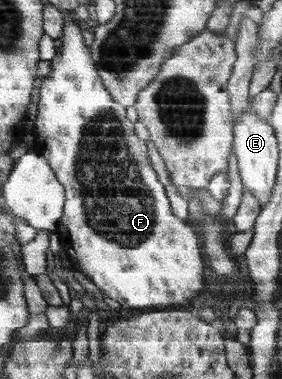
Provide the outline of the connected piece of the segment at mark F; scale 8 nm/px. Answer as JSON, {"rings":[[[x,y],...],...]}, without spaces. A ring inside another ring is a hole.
{"rings":[[[72,16],[65,18],[64,34],[59,40],[59,51],[56,58],[52,60],[51,71],[43,79],[43,83],[38,93],[38,109],[35,124],[35,142],[36,148],[41,156],[47,158],[51,168],[55,169],[56,175],[61,184],[65,188],[67,194],[67,202],[65,204],[65,214],[61,220],[59,230],[56,232],[60,238],[60,243],[65,254],[69,258],[69,262],[73,270],[82,272],[91,282],[104,294],[108,294],[108,298],[114,299],[122,308],[154,308],[154,306],[172,306],[172,304],[187,304],[198,296],[200,290],[204,288],[204,274],[206,274],[206,264],[204,264],[204,256],[202,256],[202,244],[196,232],[192,230],[193,224],[186,224],[184,220],[180,220],[174,215],[171,200],[168,197],[165,185],[159,180],[156,169],[148,158],[148,148],[146,141],[136,136],[134,123],[126,118],[126,107],[122,106],[103,83],[99,73],[99,67],[93,59],[91,48],[84,42],[82,38],[82,28],[78,22],[76,23]]]}

